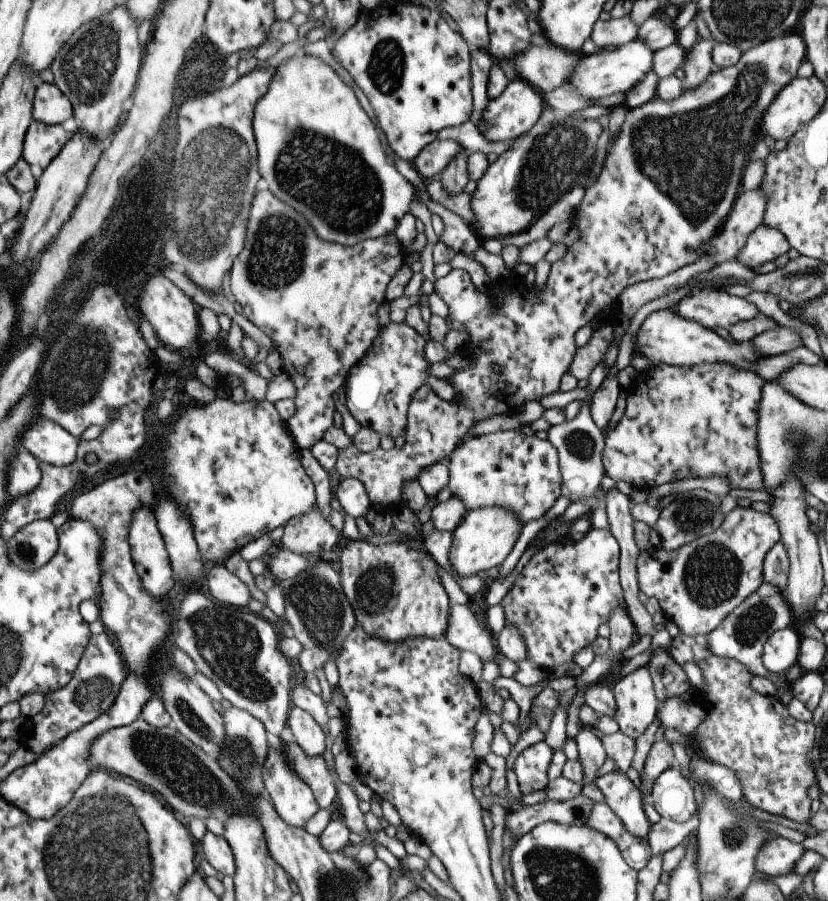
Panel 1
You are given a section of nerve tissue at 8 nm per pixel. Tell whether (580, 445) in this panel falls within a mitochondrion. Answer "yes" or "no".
yes

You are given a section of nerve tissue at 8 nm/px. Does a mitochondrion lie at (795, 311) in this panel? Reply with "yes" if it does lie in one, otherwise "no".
no

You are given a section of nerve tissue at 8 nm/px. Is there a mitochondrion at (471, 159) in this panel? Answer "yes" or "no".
no

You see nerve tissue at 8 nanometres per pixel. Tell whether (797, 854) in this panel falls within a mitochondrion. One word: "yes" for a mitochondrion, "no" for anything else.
no

